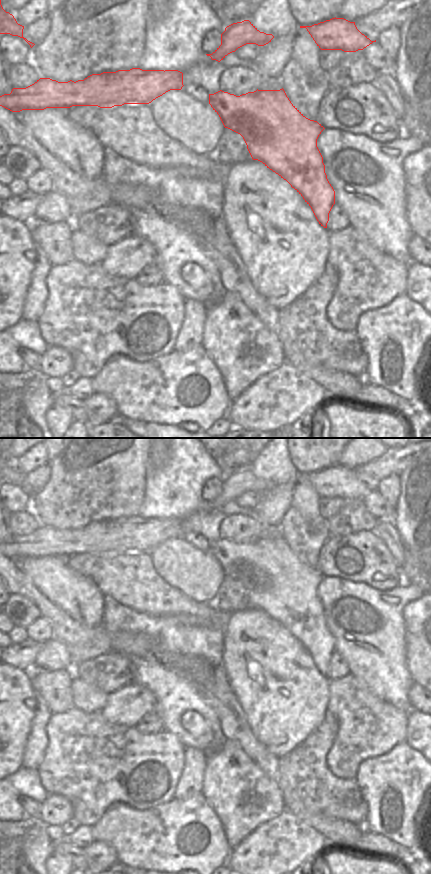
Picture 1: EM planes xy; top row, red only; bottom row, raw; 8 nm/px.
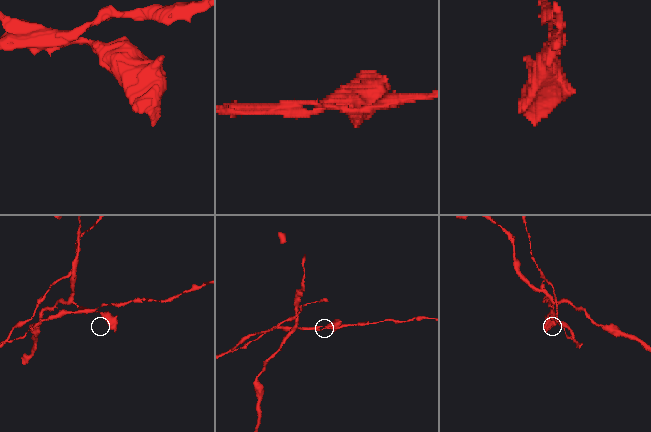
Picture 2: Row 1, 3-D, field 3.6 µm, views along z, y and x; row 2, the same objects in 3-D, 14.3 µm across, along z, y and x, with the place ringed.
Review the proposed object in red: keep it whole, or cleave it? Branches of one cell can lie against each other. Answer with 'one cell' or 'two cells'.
two cells

